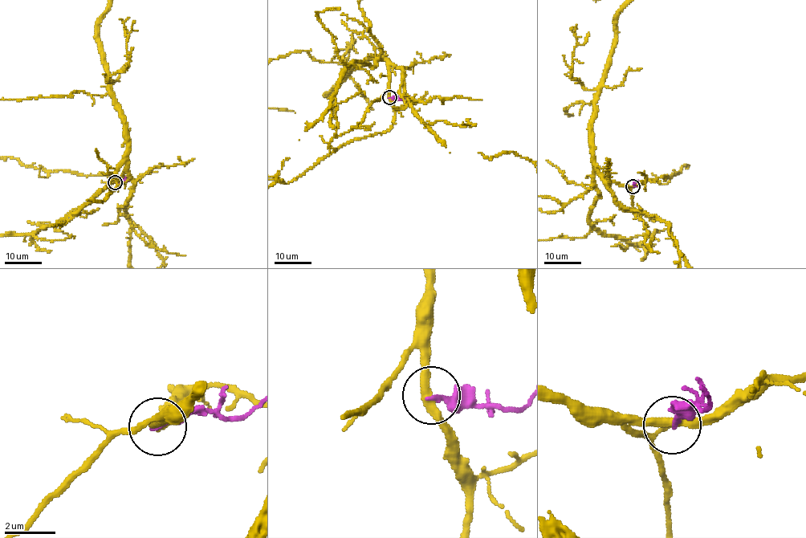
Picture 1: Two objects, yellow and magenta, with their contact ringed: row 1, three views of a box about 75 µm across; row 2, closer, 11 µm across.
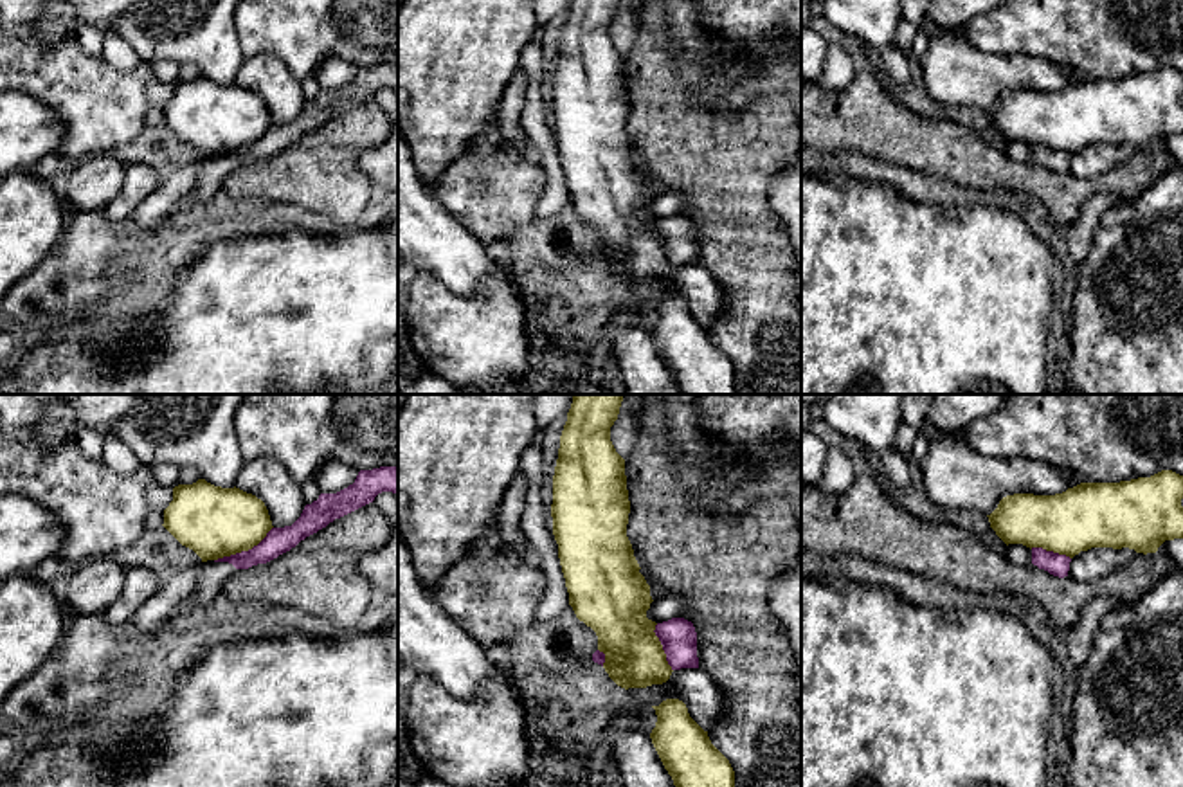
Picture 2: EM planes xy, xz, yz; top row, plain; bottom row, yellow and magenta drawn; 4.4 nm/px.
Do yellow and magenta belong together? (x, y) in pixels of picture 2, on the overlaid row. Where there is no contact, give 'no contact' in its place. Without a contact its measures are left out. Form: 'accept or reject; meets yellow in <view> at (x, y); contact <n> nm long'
reject; meets yellow in xy at (243, 550); contact 300 nm long

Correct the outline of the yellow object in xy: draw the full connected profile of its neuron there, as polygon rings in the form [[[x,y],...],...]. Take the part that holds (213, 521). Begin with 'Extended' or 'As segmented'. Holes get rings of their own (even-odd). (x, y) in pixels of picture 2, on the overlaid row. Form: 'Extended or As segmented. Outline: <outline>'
As segmented. Outline: [[[205,479],[173,488],[162,526],[202,562],[248,551],[274,528],[261,499]]]

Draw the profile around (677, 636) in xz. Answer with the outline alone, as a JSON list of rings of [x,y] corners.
[[[672,618],[657,623],[654,632],[663,645],[672,670],[699,668],[697,632],[691,621]]]

